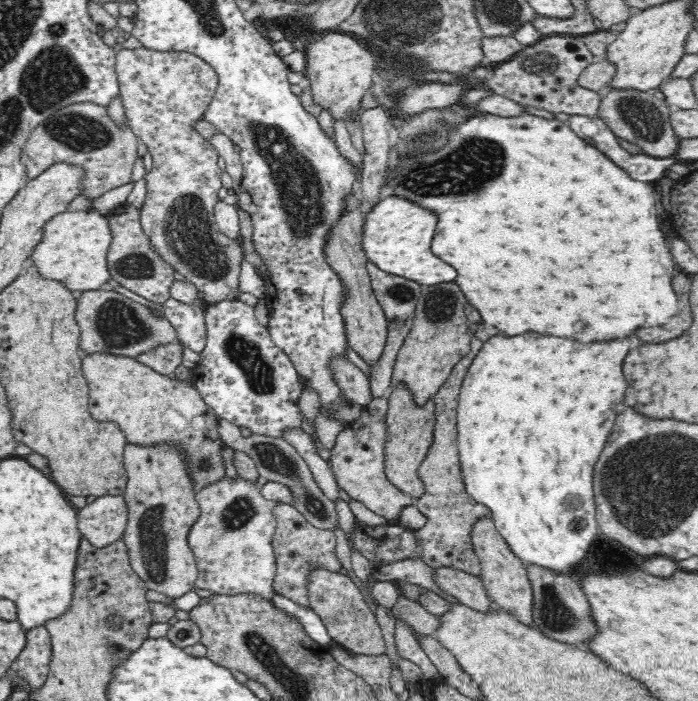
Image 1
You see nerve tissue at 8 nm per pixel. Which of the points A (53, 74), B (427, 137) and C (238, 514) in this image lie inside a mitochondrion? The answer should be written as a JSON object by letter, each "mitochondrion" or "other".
{"A":"mitochondrion","B":"mitochondrion","C":"mitochondrion"}

